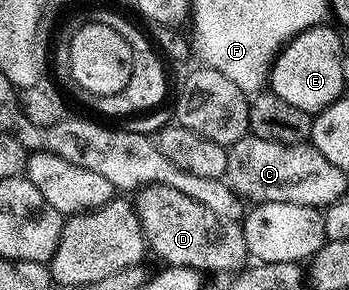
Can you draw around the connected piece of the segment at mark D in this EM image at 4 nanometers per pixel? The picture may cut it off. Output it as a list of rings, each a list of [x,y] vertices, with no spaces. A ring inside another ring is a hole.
[[[160,184],[147,185],[140,189],[135,198],[136,212],[146,236],[148,249],[163,260],[162,263],[176,268],[195,268],[198,272],[231,272],[242,269],[248,263],[247,247],[243,237],[243,229],[236,221],[226,220],[213,210],[205,210],[201,202],[194,202],[179,190]]]

